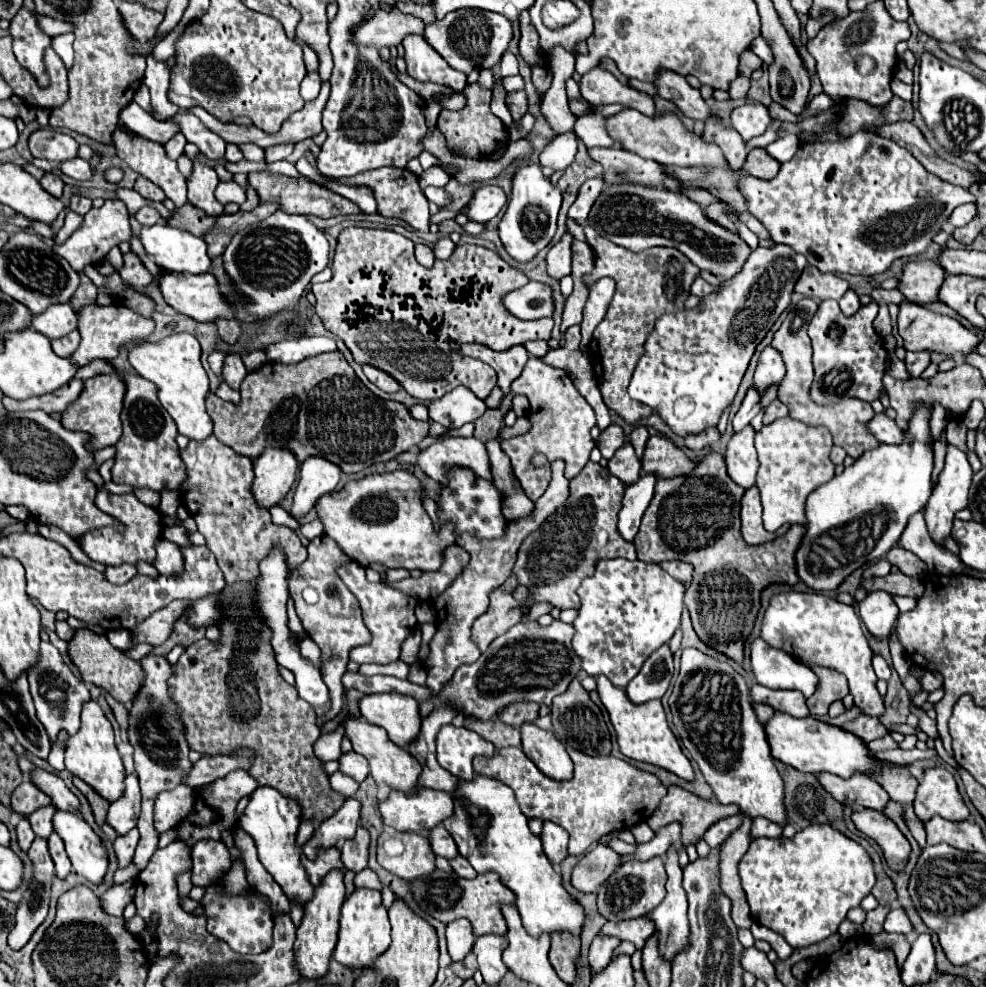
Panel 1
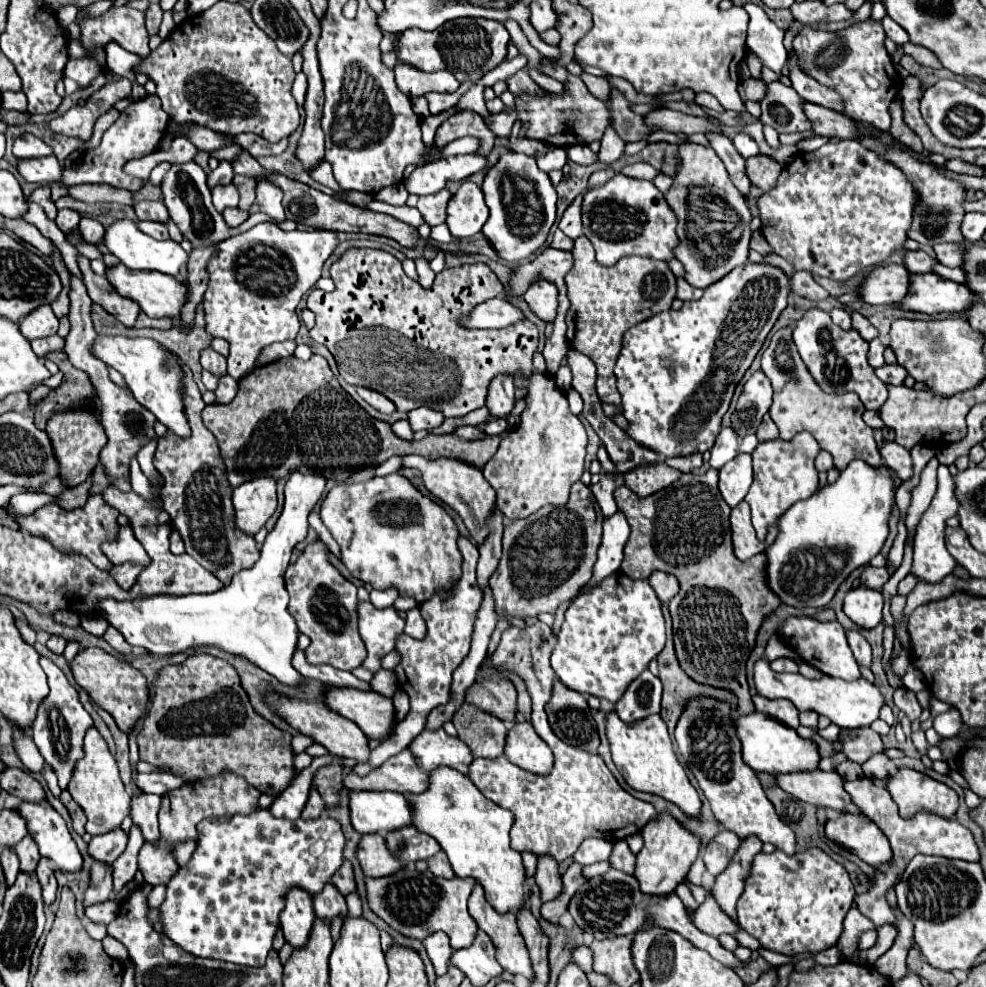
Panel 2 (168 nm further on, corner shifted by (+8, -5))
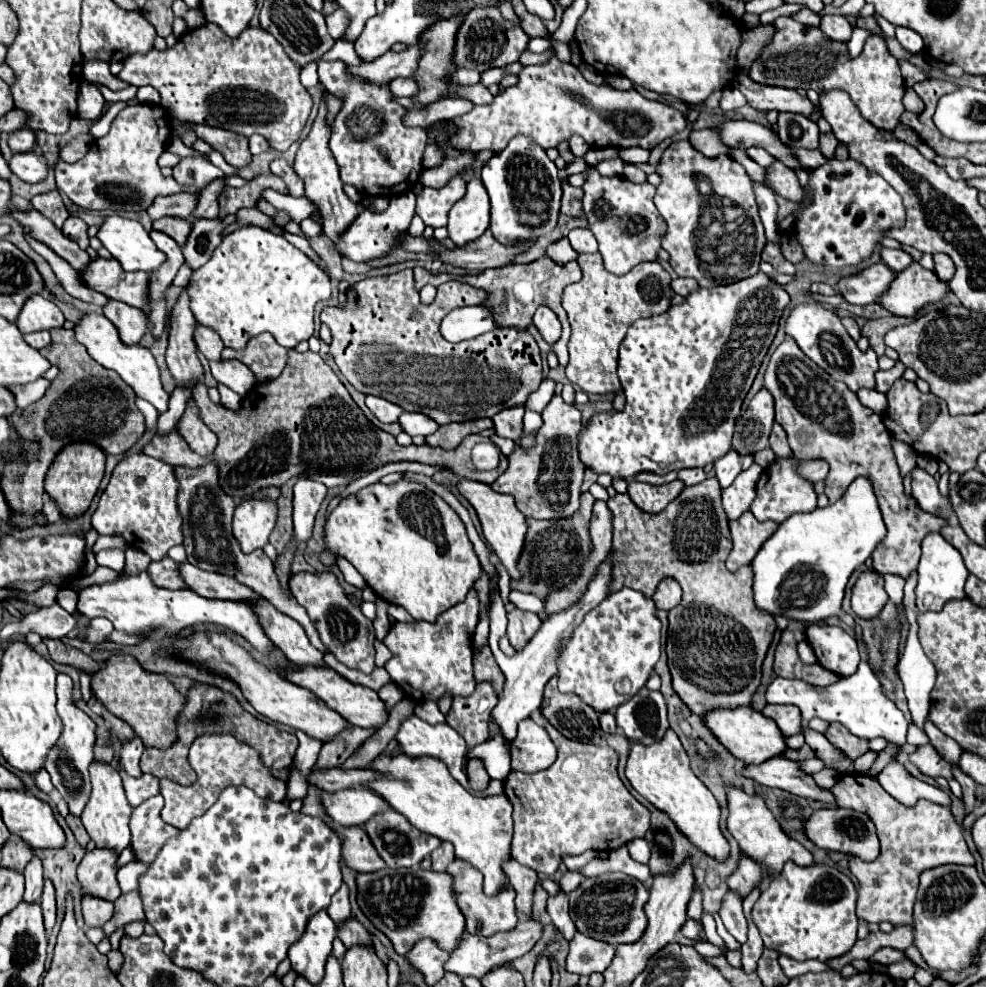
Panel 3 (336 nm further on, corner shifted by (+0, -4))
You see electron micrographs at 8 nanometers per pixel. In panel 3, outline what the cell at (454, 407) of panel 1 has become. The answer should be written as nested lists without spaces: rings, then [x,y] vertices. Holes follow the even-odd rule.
[[[404,412],[400,418],[398,418],[398,422],[400,422],[400,426],[402,426],[402,430],[406,432],[406,434],[410,434],[410,436],[428,436],[428,434],[432,434],[436,428],[438,428],[438,424],[434,422],[434,420],[430,420],[428,416],[424,416],[424,414],[420,414],[420,412],[416,412],[416,414],[412,414],[412,412]]]

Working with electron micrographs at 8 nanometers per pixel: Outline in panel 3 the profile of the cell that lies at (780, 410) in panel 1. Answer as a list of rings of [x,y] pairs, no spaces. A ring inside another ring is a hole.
[[[774,424],[774,428],[772,428],[772,434],[770,434],[770,446],[772,446],[772,450],[774,450],[774,454],[776,454],[778,458],[792,456],[790,446],[788,446],[788,440],[786,440],[786,432],[780,428],[780,424]]]

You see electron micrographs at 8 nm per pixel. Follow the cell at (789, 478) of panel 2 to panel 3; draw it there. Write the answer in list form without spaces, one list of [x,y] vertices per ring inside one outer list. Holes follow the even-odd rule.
[[[778,458],[774,464],[770,464],[762,472],[762,476],[756,484],[756,498],[750,506],[750,512],[756,516],[756,520],[760,520],[760,522],[774,520],[780,524],[782,520],[790,518],[792,514],[812,512],[816,508],[816,492],[808,480],[798,476],[796,466],[798,466],[796,458]]]

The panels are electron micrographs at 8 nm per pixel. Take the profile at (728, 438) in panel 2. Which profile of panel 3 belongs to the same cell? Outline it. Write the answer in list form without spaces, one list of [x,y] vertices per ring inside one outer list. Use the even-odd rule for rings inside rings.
[[[728,452],[726,456],[722,456],[718,462],[714,462],[714,470],[716,470],[716,478],[720,482],[720,488],[728,488],[742,470],[738,452]]]

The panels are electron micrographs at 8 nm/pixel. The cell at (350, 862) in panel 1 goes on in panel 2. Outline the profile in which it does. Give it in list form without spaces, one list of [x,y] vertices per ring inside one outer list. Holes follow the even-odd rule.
[[[344,859],[342,867],[334,873],[332,883],[334,883],[334,885],[338,887],[338,891],[340,891],[340,893],[344,893],[344,895],[348,895],[348,893],[352,893],[352,891],[356,889],[356,881],[354,881],[352,863],[350,863],[348,859]]]

